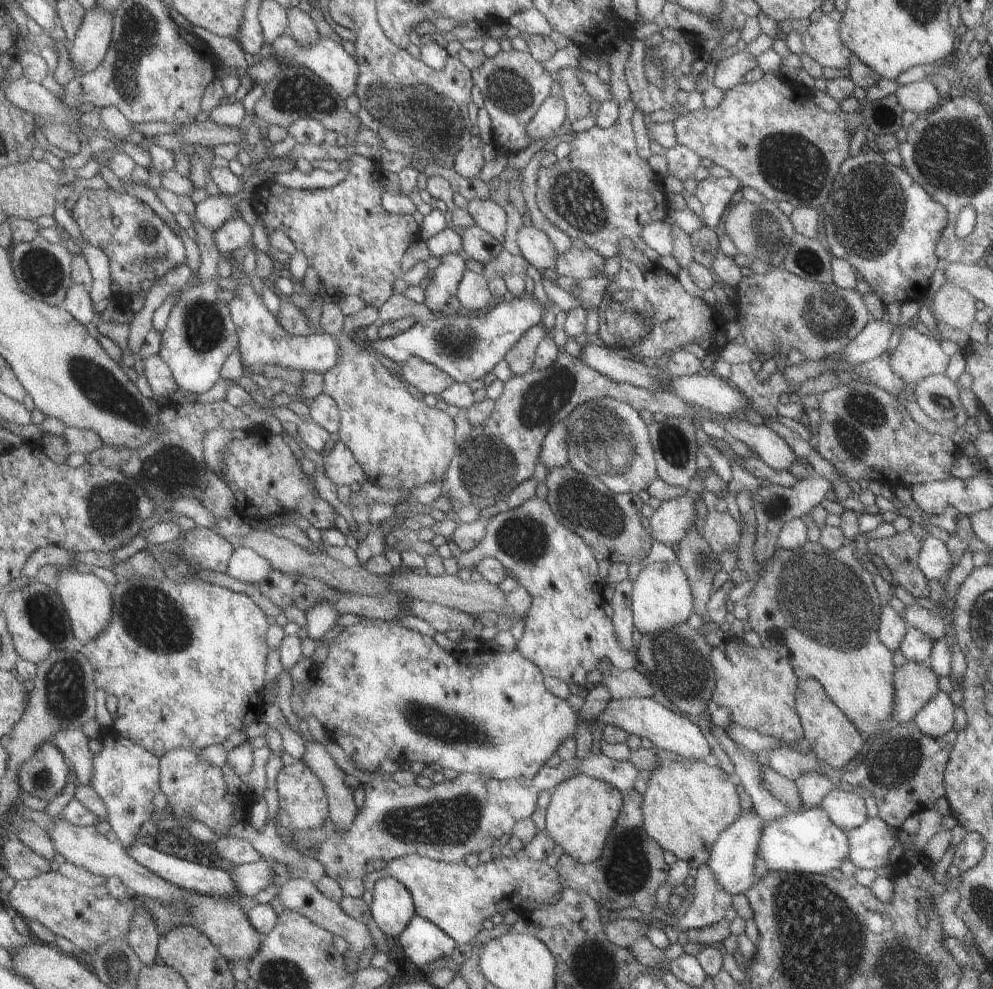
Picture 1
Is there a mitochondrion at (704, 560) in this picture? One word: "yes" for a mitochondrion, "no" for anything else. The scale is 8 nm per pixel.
no

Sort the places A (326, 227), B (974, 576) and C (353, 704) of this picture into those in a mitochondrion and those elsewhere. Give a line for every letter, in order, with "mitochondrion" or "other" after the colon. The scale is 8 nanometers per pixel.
A: mitochondrion
B: other
C: other

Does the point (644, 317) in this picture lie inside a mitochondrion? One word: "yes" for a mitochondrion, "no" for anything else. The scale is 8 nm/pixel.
yes

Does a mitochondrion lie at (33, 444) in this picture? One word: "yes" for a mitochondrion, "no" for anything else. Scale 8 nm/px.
no

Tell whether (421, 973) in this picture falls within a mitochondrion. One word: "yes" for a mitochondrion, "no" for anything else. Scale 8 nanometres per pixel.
no

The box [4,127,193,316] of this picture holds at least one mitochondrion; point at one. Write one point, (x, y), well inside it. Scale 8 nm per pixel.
(42, 272)

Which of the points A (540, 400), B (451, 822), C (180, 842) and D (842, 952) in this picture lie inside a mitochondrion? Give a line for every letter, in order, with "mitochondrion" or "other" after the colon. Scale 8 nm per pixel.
A: mitochondrion
B: mitochondrion
C: other
D: mitochondrion

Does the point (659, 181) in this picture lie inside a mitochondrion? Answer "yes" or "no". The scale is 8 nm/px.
no

